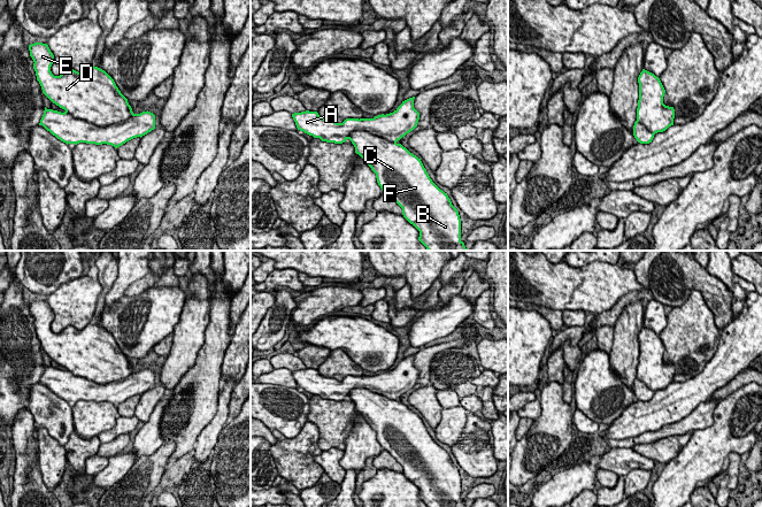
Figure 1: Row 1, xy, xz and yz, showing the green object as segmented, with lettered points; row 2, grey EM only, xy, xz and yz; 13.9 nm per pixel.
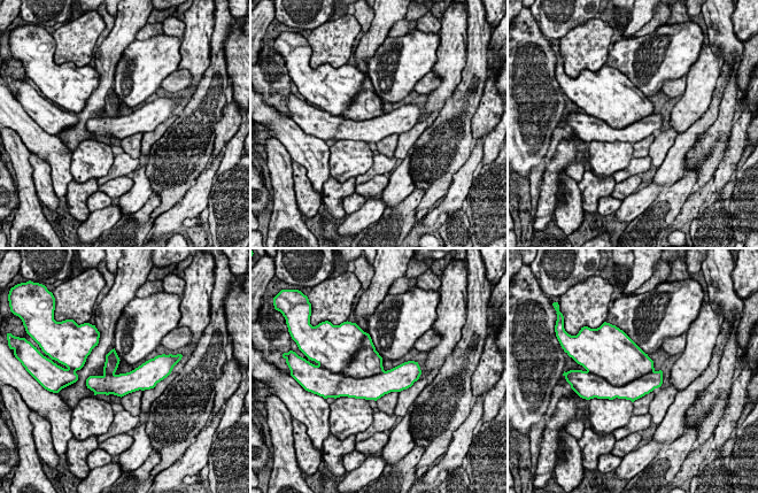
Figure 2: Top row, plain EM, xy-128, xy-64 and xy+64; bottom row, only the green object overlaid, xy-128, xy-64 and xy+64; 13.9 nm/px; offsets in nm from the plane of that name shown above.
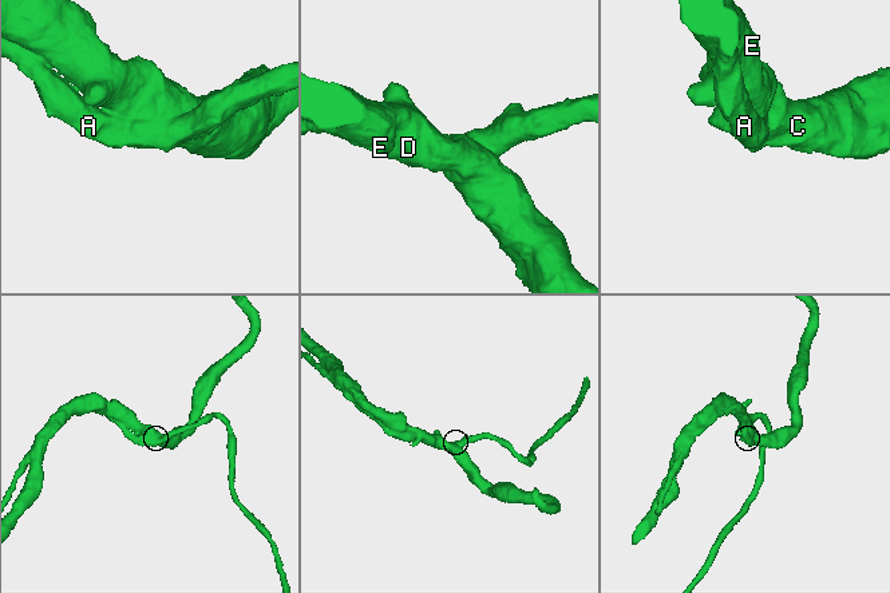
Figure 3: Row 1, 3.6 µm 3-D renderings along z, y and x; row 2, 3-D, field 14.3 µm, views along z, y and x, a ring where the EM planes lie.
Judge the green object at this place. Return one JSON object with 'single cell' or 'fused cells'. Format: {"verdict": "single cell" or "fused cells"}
{"verdict": "single cell"}

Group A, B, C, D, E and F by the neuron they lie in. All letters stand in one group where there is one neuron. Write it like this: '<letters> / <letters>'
A B C D E F

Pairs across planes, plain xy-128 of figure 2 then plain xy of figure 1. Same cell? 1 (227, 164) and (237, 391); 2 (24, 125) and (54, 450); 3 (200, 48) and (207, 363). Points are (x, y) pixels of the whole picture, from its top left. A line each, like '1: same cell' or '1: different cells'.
1: same cell
2: different cells
3: different cells

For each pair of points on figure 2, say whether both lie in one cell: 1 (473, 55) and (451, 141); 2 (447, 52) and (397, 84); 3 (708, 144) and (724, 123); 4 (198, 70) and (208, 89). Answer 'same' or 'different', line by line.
1: same
2: different
3: same
4: different

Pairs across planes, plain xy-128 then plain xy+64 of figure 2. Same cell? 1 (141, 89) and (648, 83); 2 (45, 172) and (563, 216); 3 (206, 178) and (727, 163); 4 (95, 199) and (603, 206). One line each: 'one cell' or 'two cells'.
1: one cell
2: one cell
3: one cell
4: one cell

